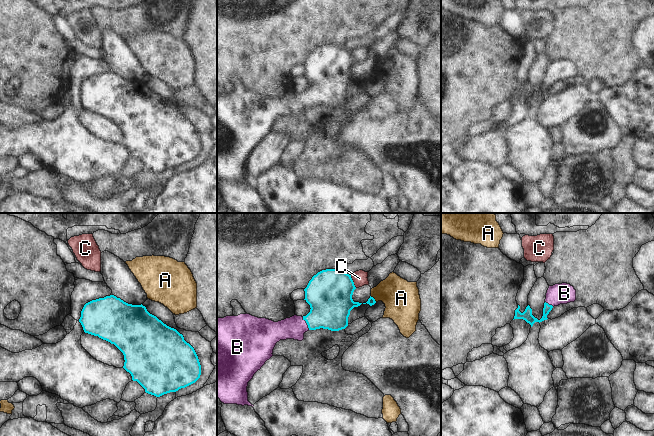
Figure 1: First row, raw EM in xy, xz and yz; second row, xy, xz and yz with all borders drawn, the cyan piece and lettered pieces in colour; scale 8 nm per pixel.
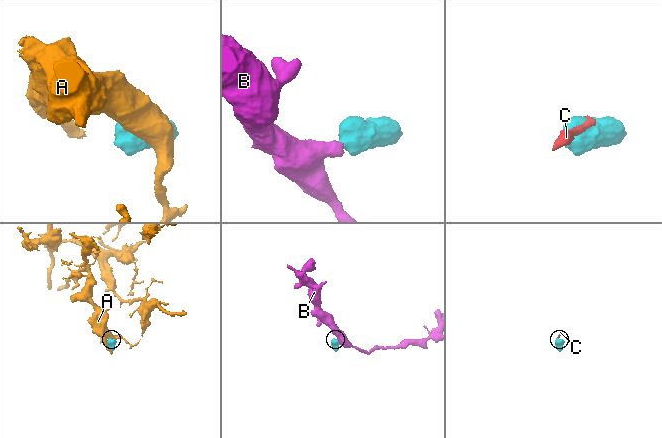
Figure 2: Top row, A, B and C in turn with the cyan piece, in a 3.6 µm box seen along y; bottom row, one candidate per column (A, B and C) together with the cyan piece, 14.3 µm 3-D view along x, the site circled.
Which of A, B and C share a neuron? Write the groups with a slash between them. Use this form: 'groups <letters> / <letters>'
groups A / B / C

